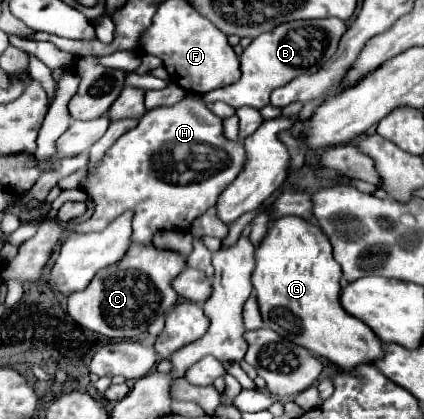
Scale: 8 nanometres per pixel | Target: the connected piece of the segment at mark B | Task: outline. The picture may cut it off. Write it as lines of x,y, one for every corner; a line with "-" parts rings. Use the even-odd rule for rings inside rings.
326,18
326,20
286,22
274,28
272,32
256,36
250,42
250,46
244,48
244,52
240,54
242,78
228,88
212,90
208,94
208,102
222,100
232,108
252,106
256,110
262,110
264,106
270,104
270,92
274,92
274,88
286,86
290,80
294,80
300,74
314,74
320,68
320,64
330,60
344,32
346,32
346,24
342,20

